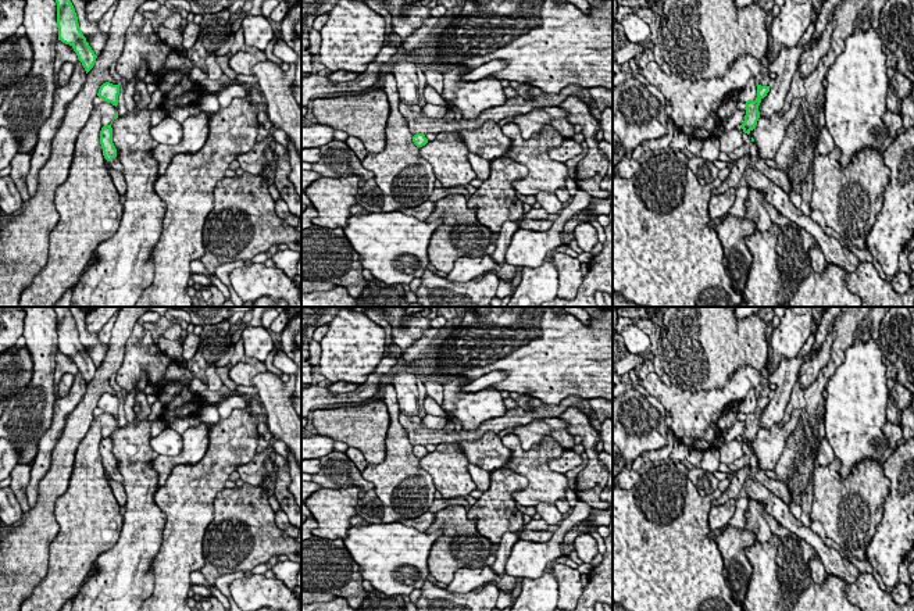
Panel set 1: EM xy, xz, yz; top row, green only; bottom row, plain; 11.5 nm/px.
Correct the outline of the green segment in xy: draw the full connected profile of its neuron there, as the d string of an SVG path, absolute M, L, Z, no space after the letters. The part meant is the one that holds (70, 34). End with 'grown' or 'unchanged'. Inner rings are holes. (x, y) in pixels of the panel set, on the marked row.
M56 0L56 3L58 40L74 49L88 74L93 68L97 56L79 29L78 17L71 0Z; unchanged

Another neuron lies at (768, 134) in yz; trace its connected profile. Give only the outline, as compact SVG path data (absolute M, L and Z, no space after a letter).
M795 99L790 108L781 115L774 112L771 117L760 117L757 125L749 136L754 139L761 160L774 160L778 153L788 126L796 119L803 99Z

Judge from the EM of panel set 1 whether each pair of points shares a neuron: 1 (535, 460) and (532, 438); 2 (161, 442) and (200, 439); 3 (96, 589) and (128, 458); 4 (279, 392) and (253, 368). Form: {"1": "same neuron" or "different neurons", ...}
{"1": "different neurons", "2": "different neurons", "3": "same neuron", "4": "different neurons"}

